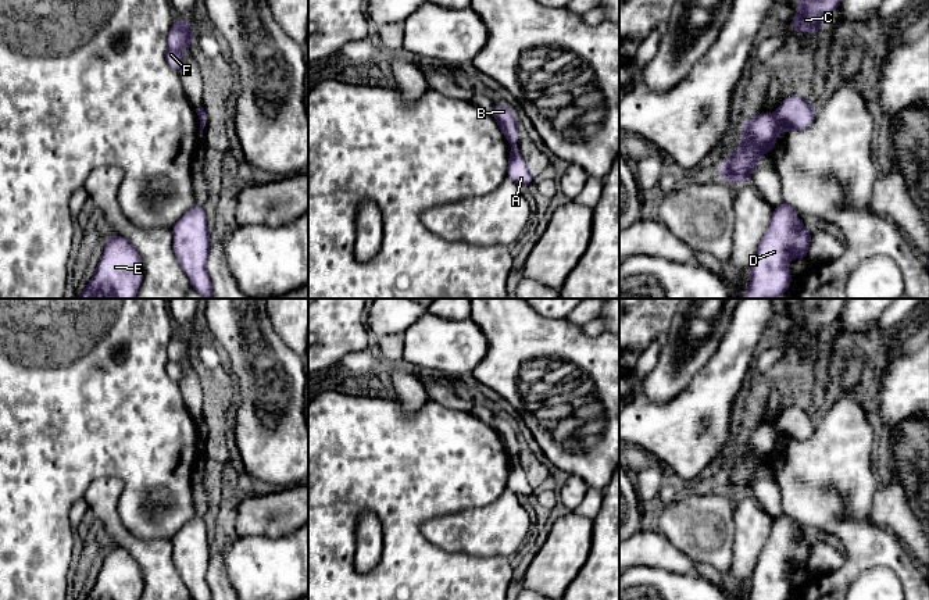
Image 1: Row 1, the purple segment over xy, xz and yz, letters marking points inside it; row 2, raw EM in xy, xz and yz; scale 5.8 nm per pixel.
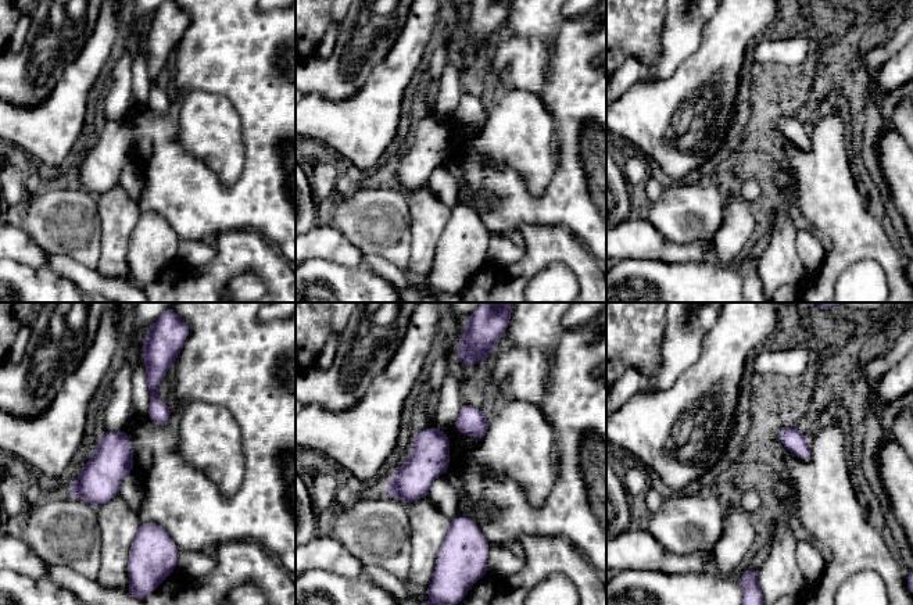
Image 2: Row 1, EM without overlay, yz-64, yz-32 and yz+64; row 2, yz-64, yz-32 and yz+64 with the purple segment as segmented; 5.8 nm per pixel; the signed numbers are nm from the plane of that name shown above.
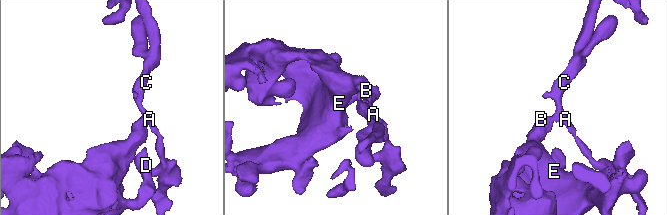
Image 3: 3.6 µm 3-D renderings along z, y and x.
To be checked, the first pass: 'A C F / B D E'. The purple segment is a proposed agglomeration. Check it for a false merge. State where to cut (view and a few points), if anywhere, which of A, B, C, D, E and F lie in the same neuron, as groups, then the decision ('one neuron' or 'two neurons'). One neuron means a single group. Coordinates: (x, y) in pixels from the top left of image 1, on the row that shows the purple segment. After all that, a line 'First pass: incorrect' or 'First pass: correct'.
cut yz (772, 114), (781, 129); groups A C F / B D E; two neurons
First pass: correct

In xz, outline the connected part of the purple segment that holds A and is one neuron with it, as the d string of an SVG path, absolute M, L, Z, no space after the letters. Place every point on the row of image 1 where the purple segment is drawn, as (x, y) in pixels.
M511 146L510 150L507 176L510 176L522 189L535 182L535 178L529 174L525 158L517 146Z

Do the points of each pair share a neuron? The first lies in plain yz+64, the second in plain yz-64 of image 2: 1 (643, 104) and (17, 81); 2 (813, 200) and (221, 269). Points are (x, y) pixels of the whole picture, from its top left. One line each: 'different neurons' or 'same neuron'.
1: different neurons
2: same neuron

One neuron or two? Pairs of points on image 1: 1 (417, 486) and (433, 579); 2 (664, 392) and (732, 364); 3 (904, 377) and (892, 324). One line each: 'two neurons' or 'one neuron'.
1: one neuron
2: two neurons
3: two neurons

